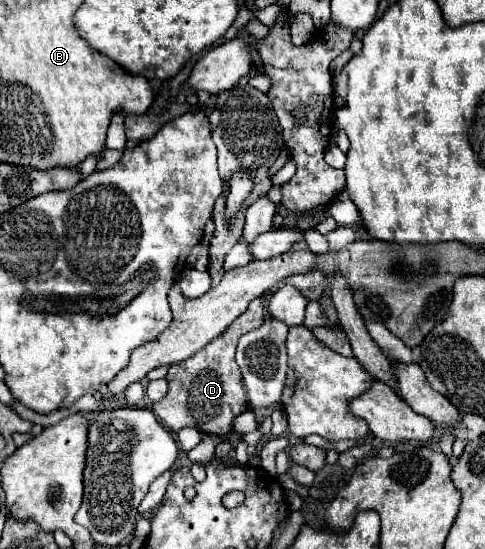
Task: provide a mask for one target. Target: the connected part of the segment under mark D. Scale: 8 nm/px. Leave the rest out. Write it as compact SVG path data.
M264 296L256 298L248 306L248 312L238 316L218 338L214 338L210 344L206 344L188 360L178 362L168 370L166 378L170 382L170 390L160 402L152 404L152 412L170 432L176 434L186 426L192 426L204 434L228 434L234 430L236 416L248 410L248 396L242 384L240 368L234 360L234 352L238 338L242 334L262 326L264 306L266 306Z

